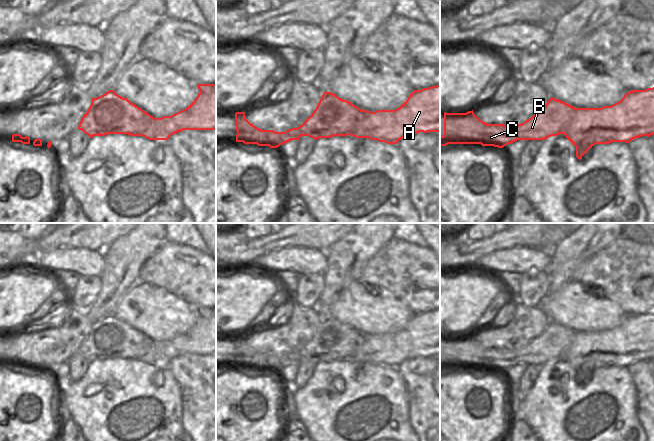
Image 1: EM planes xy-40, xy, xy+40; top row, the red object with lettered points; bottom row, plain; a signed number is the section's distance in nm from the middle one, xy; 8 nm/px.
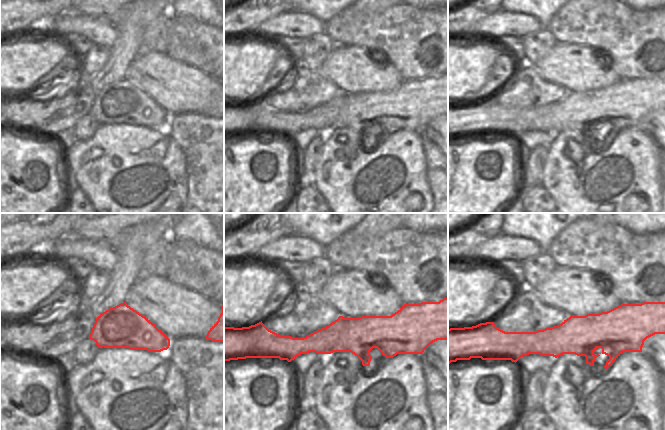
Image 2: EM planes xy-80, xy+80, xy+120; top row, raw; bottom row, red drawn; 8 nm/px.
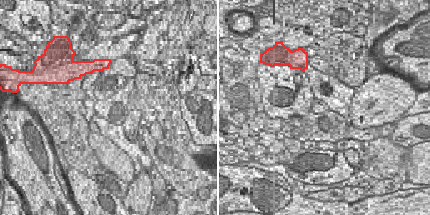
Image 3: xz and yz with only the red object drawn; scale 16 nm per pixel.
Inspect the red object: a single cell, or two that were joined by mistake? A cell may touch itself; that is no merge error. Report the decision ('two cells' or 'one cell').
two cells

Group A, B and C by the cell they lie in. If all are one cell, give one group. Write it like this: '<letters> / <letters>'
A C / B

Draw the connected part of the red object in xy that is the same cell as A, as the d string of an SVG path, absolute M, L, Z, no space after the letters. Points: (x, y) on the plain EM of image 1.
M440 308L414 314L395 334L365 336L364 343L349 360L398 368L405 360L419 356L440 357Z

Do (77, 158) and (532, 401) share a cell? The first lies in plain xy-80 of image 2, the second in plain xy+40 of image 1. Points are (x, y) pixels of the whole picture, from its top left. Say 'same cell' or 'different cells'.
same cell

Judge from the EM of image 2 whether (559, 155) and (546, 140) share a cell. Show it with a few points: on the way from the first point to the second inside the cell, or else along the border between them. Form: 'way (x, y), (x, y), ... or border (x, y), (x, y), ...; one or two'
border (556, 134), (547, 149); two

